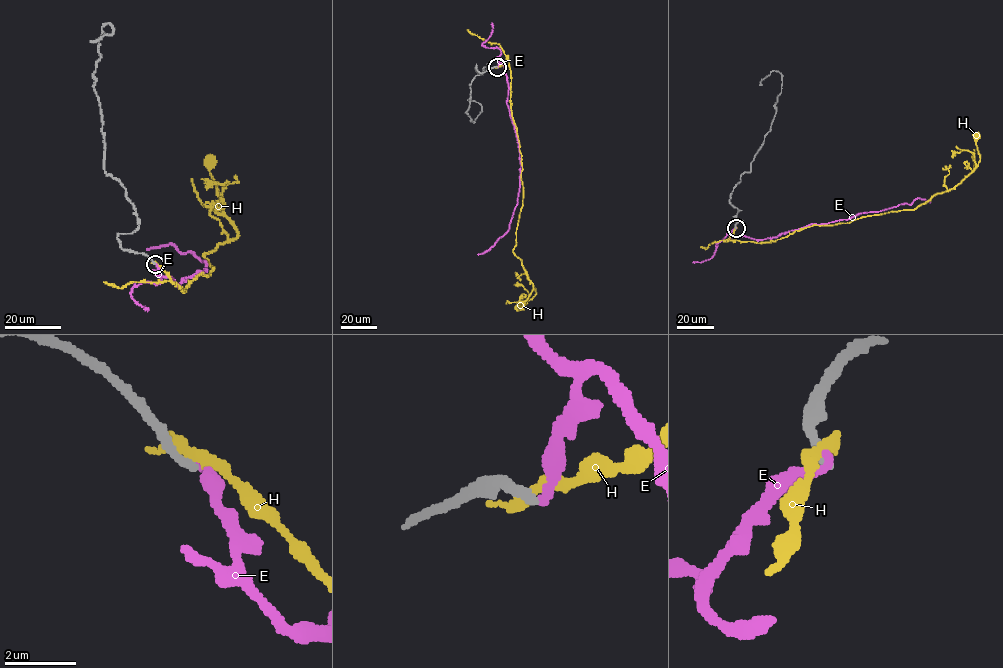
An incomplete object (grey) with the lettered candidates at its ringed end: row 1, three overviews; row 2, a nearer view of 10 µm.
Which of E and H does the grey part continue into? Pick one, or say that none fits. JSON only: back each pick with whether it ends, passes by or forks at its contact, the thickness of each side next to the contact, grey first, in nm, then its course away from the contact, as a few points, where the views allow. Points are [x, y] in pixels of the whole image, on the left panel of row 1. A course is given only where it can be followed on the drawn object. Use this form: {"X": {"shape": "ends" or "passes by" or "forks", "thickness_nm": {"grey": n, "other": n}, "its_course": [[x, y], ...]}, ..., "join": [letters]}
{"join": []}

